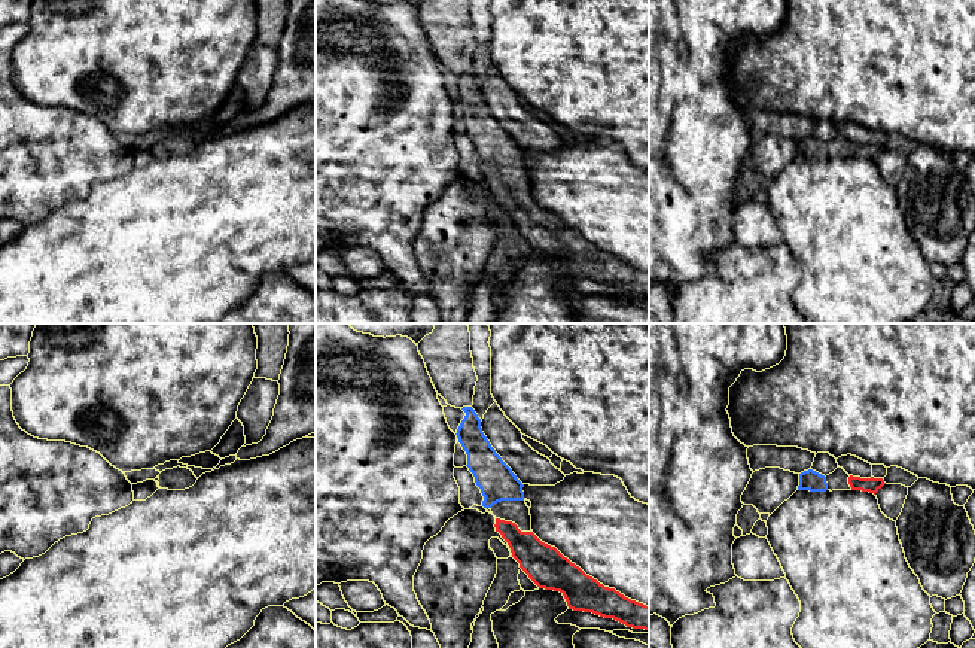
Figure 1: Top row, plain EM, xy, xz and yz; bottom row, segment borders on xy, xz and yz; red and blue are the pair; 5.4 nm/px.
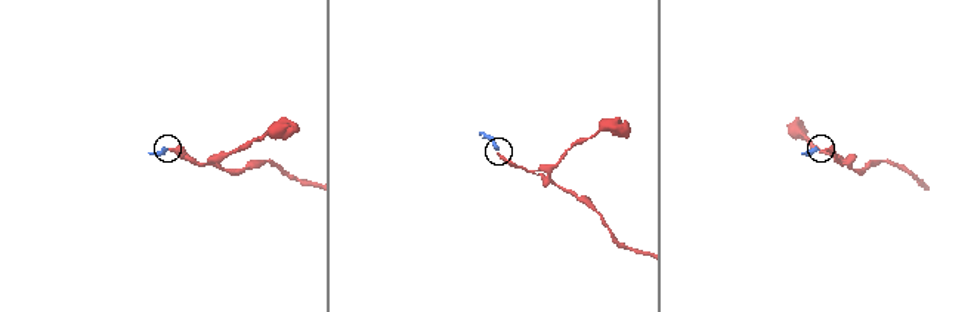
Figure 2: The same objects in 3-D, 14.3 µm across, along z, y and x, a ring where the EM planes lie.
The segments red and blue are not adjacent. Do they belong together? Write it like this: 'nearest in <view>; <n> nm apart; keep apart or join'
nearest in xz; 70 nm apart; join

